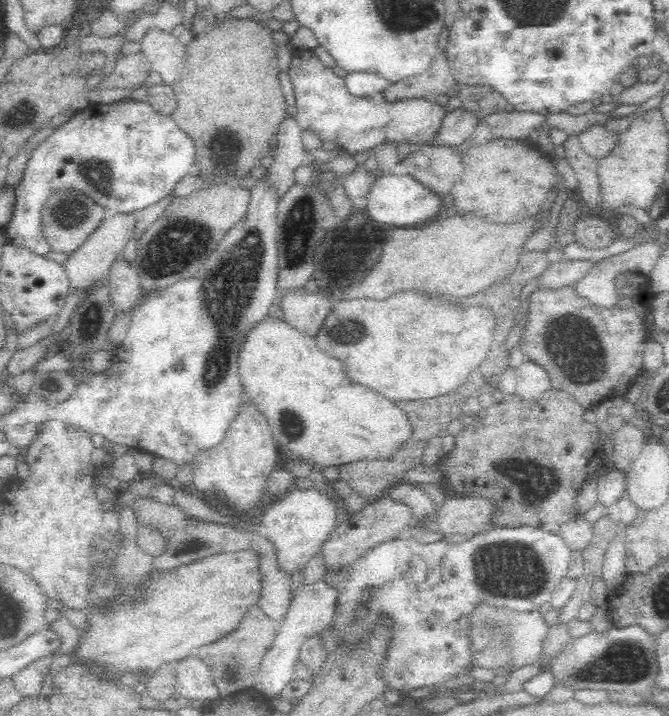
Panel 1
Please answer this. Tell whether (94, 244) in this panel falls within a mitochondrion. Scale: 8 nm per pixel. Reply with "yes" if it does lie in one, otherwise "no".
no

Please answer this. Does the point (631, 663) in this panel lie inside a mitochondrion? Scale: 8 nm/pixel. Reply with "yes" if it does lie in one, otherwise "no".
yes

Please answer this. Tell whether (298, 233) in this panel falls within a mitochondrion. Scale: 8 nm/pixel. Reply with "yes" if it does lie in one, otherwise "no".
yes

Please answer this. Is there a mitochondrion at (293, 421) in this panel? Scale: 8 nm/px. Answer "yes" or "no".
yes

